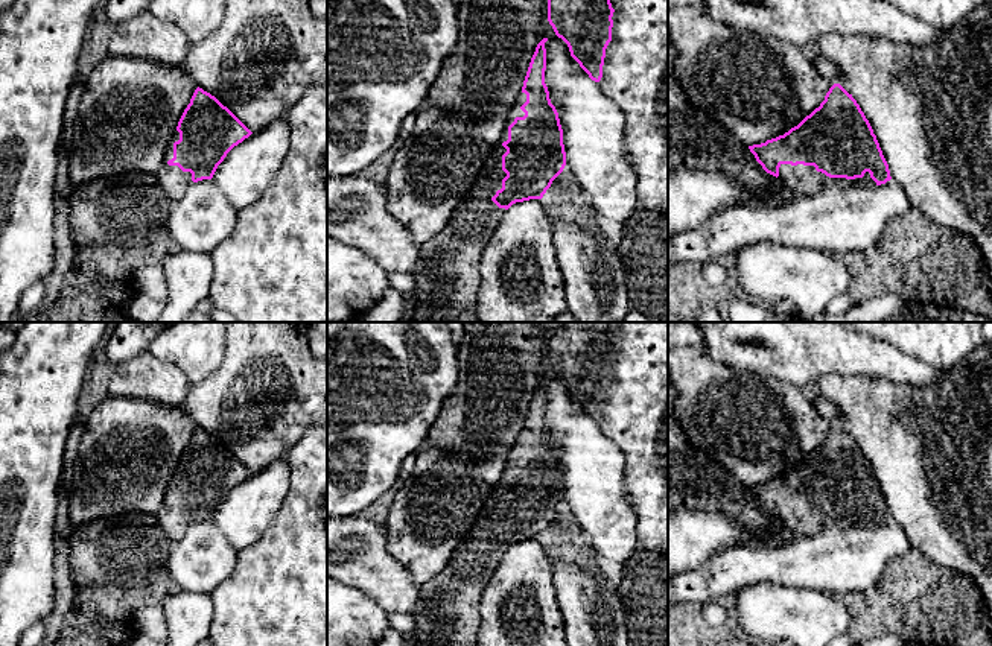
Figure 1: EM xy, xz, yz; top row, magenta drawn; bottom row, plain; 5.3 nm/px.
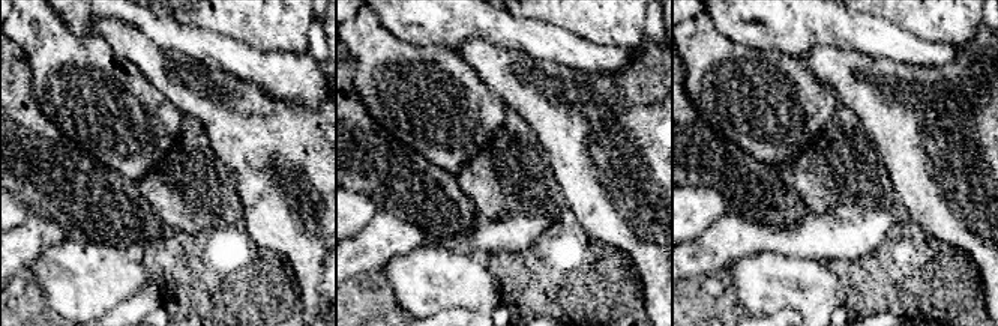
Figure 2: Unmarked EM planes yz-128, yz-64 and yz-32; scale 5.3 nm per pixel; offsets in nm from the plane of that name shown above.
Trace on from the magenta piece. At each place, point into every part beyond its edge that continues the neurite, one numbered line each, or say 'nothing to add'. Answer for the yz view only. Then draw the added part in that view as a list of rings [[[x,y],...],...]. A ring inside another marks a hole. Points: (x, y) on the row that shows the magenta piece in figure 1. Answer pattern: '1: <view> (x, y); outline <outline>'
1: yz (804, 180); outline [[[781,164],[779,167],[779,181],[790,187],[797,195],[812,195],[823,187],[832,185],[847,185],[857,184],[863,187],[876,185],[876,182],[870,178],[870,173],[866,172],[863,178],[846,179],[846,178],[829,178],[822,172],[817,172],[814,166],[791,166]]]

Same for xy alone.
1: xy (172, 180); outline [[[175,131],[170,137],[161,166],[155,170],[155,179],[163,188],[163,193],[170,202],[184,196],[187,188],[193,184],[192,173],[183,172],[178,166],[169,166],[167,161],[173,158],[173,143],[180,140],[180,132]]]

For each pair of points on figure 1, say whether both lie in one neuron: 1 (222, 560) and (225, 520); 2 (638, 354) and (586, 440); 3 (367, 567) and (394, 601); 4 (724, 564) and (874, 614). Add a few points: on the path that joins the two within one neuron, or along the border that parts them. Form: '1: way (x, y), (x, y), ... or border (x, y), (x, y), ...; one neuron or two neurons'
1: border (212, 519), (238, 550); two neurons
2: border (597, 423), (621, 450); two neurons
3: way (375, 575), (393, 593); one neuron
4: border (877, 582), (864, 590), (837, 593); two neurons

